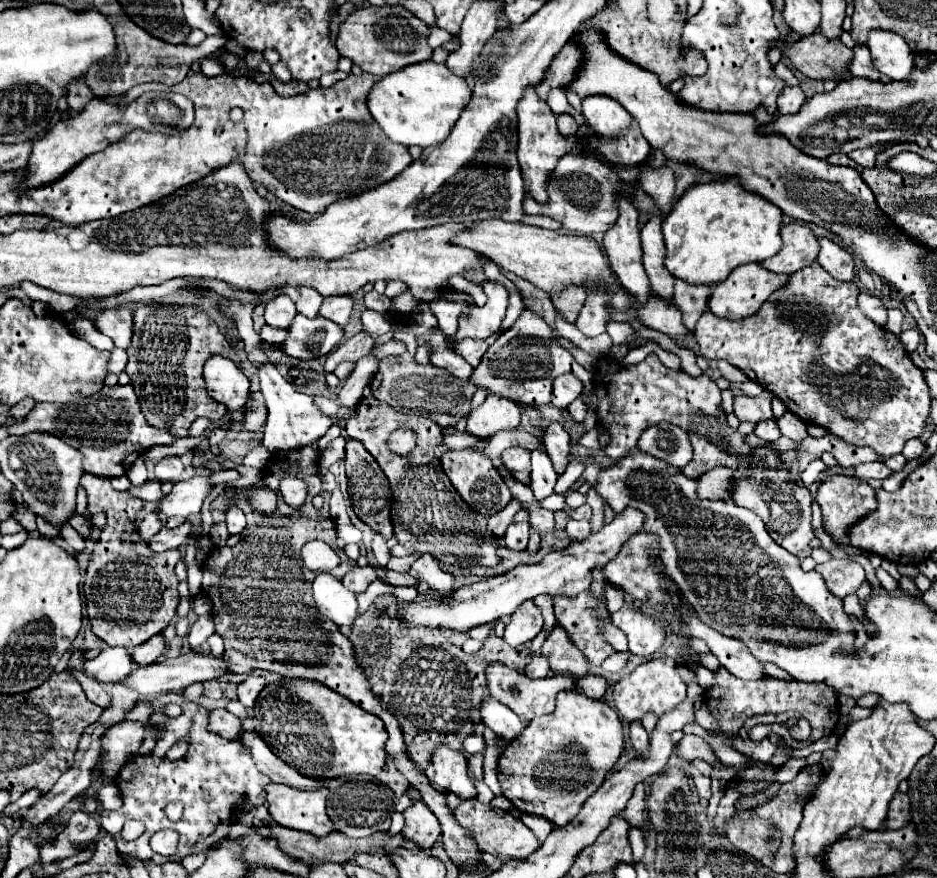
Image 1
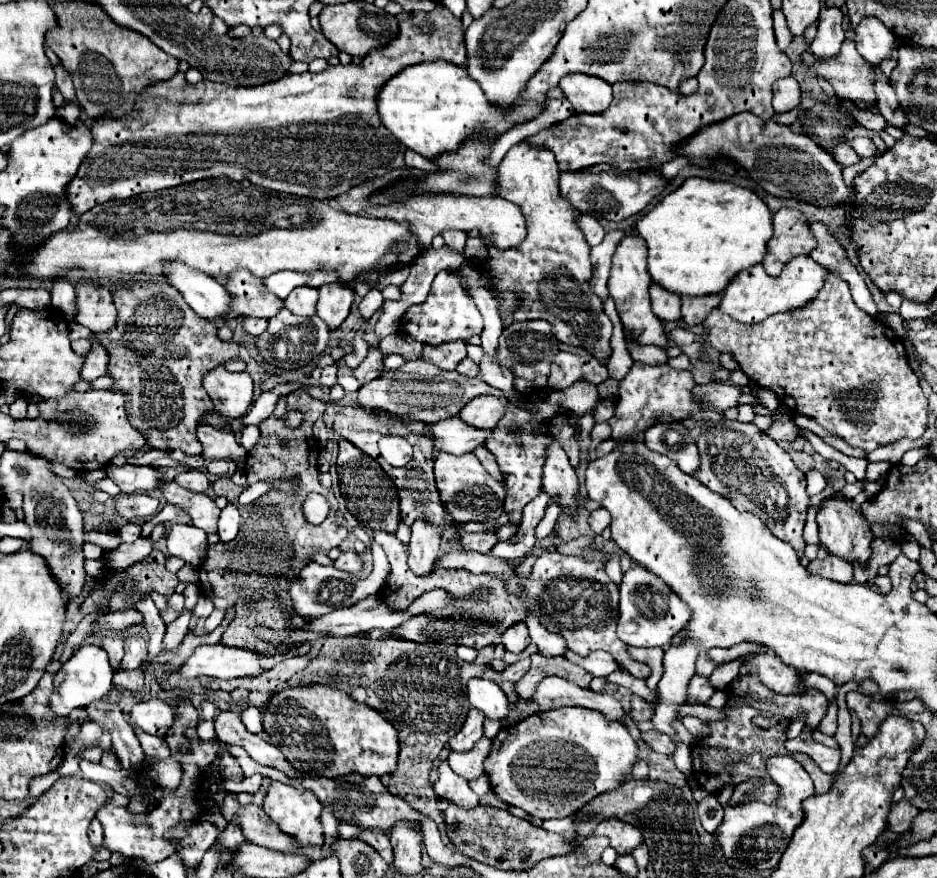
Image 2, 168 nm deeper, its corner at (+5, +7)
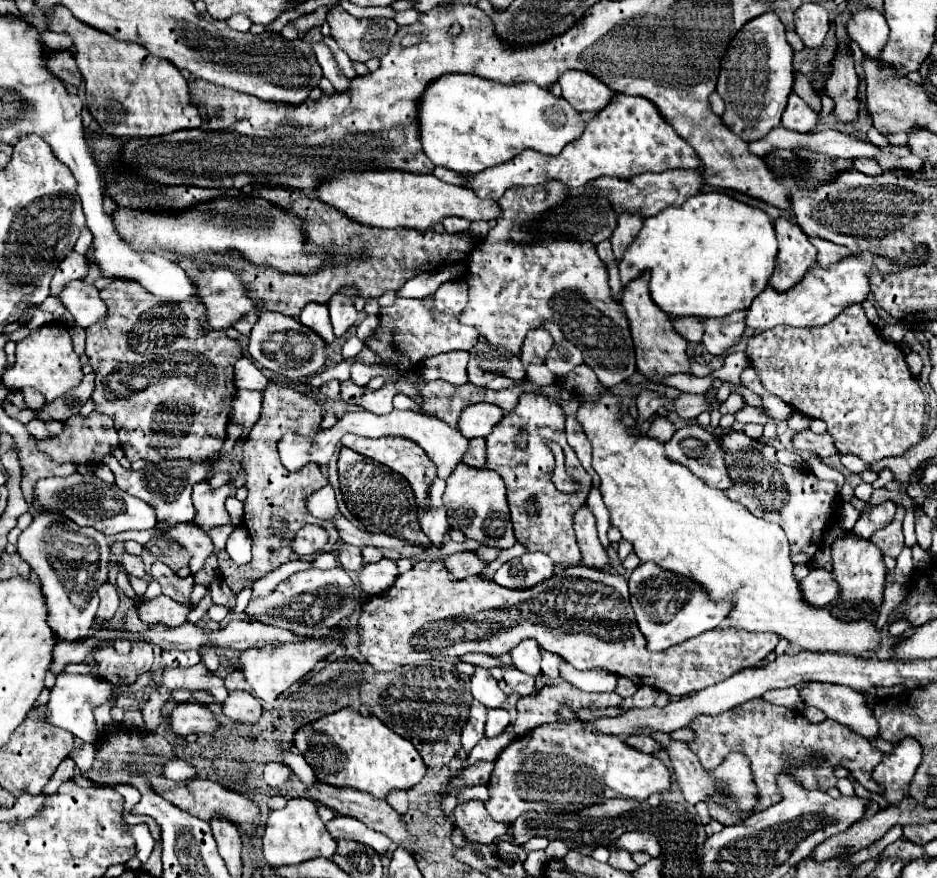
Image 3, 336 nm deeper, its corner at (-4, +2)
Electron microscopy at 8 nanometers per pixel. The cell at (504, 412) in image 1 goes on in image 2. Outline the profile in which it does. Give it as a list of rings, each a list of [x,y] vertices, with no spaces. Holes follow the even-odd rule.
[[[476,396],[470,400],[462,410],[460,418],[466,424],[472,424],[474,428],[496,428],[500,418],[504,416],[508,406],[508,400],[498,396]]]

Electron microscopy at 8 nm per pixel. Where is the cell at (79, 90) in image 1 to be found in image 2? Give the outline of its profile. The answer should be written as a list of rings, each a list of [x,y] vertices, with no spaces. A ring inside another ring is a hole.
[[[56,66],[56,86],[58,86],[58,90],[60,90],[60,94],[64,96],[66,102],[72,102],[76,98],[74,86],[72,86],[72,78],[62,66]]]

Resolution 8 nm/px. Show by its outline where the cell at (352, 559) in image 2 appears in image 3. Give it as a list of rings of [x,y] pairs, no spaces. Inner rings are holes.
[[[339,545],[337,547],[337,557],[339,563],[345,571],[359,571],[363,567],[361,563],[361,549],[353,545]]]

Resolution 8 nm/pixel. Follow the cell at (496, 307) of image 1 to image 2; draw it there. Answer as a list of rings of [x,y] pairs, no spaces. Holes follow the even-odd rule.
[[[442,270],[436,274],[432,282],[432,290],[428,300],[418,306],[410,306],[402,318],[402,330],[414,336],[422,344],[440,344],[450,340],[468,340],[480,334],[484,328],[484,320],[480,310],[476,308],[472,296],[464,292],[460,284],[460,276],[450,270]]]

